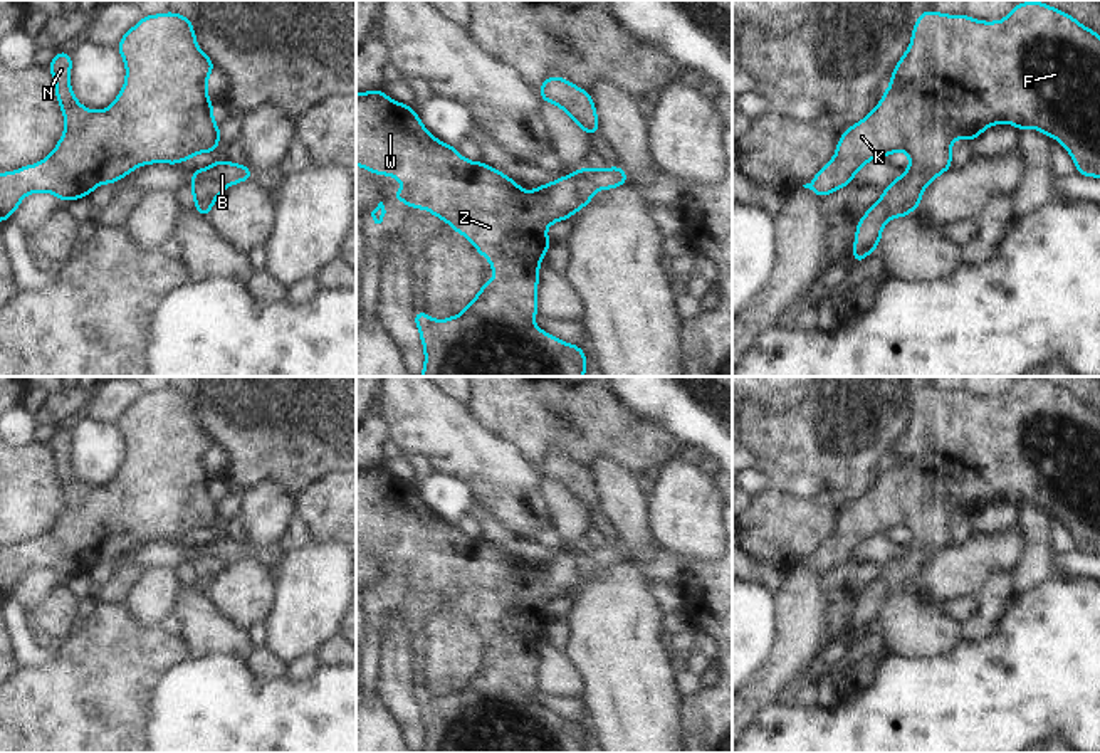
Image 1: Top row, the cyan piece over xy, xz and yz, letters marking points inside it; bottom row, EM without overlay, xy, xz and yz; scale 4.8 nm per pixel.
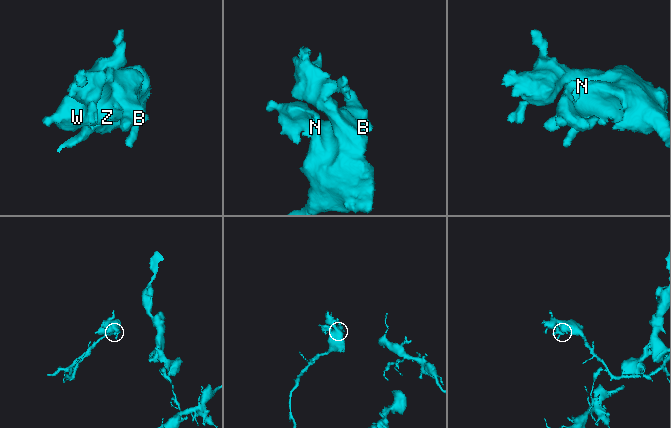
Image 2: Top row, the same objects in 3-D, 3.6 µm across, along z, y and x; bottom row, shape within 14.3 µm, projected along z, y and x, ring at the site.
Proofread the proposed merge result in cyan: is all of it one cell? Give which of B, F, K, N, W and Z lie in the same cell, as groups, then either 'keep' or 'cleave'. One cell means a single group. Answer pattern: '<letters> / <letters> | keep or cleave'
B F K N W Z | keep

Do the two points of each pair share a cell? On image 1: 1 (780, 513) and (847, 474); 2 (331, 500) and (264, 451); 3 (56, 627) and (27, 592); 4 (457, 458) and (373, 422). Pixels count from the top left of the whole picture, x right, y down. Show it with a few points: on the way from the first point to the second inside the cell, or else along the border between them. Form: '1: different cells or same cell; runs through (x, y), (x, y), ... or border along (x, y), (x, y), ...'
1: same cell; runs through (796, 511), (825, 483), (830, 483)
2: different cells; border along (338, 471), (324, 474), (294, 498)
3: different cells; border along (59, 582), (31, 619), (54, 641)
4: different cells; border along (373, 410), (385, 422), (388, 437)

